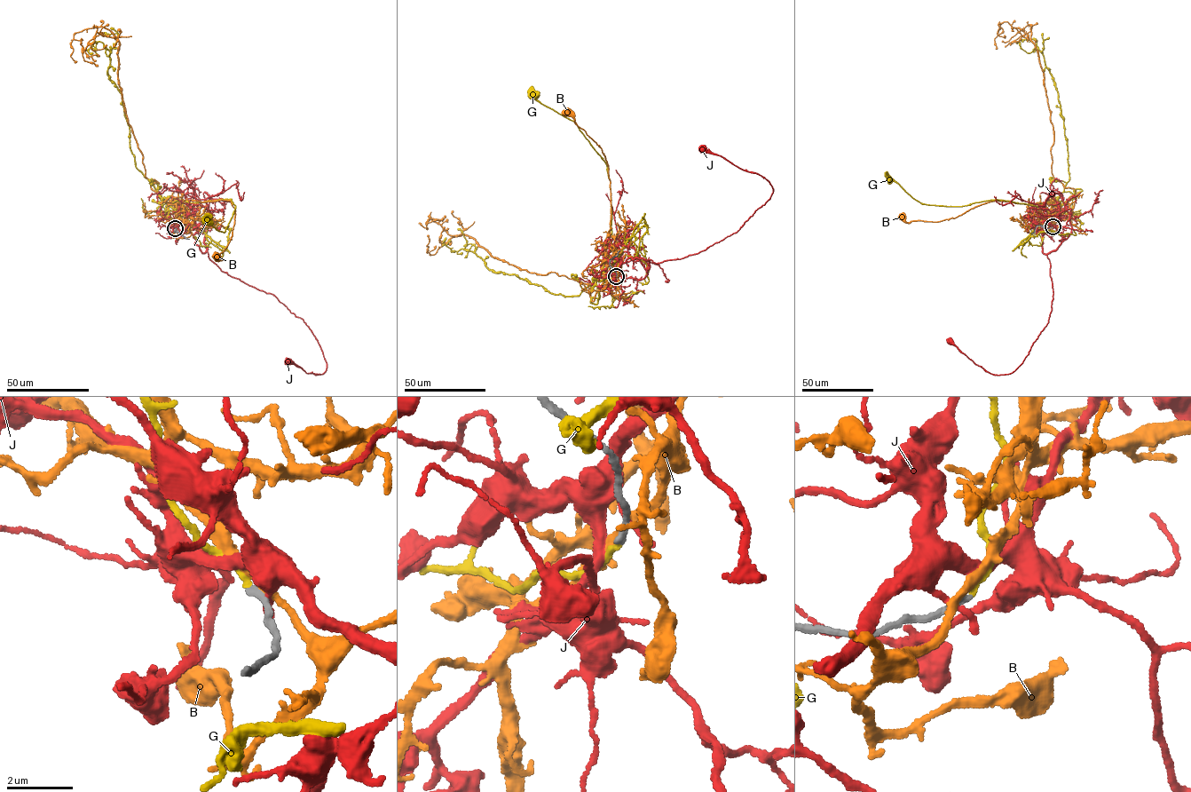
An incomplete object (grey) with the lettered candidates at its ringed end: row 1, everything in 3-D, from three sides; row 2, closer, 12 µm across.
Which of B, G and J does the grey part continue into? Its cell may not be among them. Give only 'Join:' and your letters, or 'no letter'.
Join: G

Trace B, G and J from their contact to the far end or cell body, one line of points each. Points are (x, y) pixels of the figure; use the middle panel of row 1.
B: (617, 275), (604, 281), (611, 215), (610, 180), (605, 156), (602, 148), (576, 124), (573, 116), (566, 113)
G: (616, 276), (604, 276), (603, 266), (611, 235), (605, 162), (577, 124), (535, 95)
J: (617, 275), (630, 257), (659, 263), (705, 249), (737, 231), (768, 201), (773, 190), (768, 180), (703, 150)

